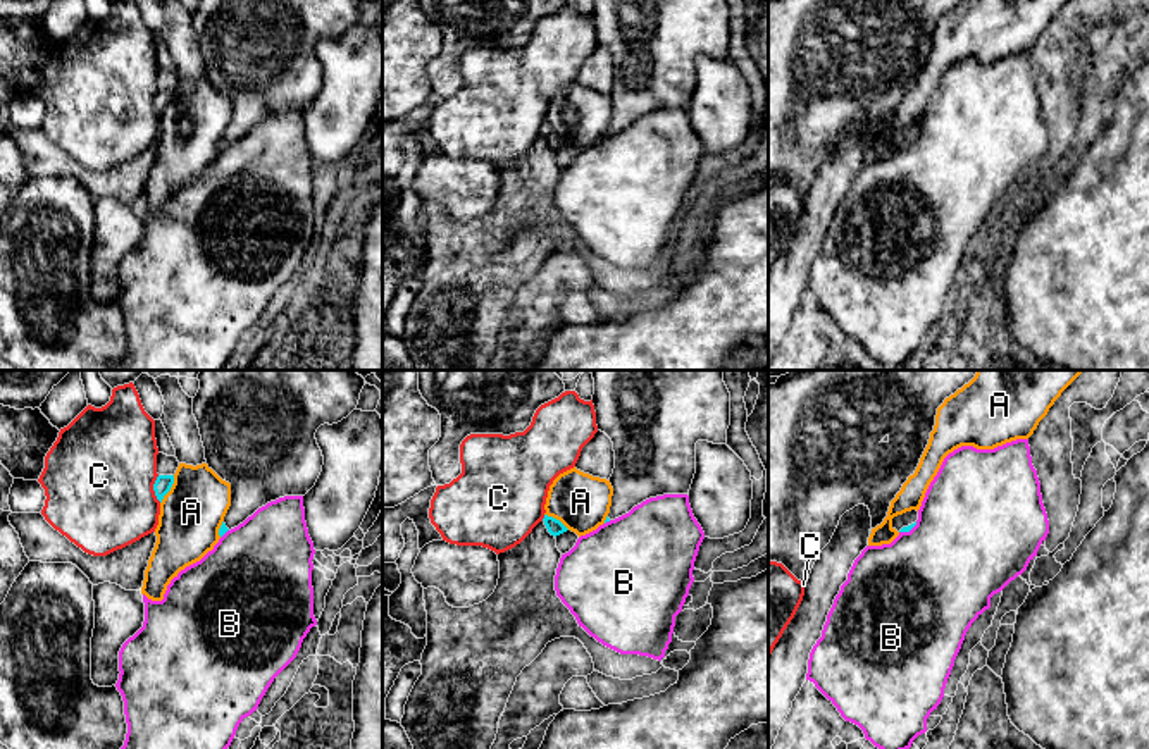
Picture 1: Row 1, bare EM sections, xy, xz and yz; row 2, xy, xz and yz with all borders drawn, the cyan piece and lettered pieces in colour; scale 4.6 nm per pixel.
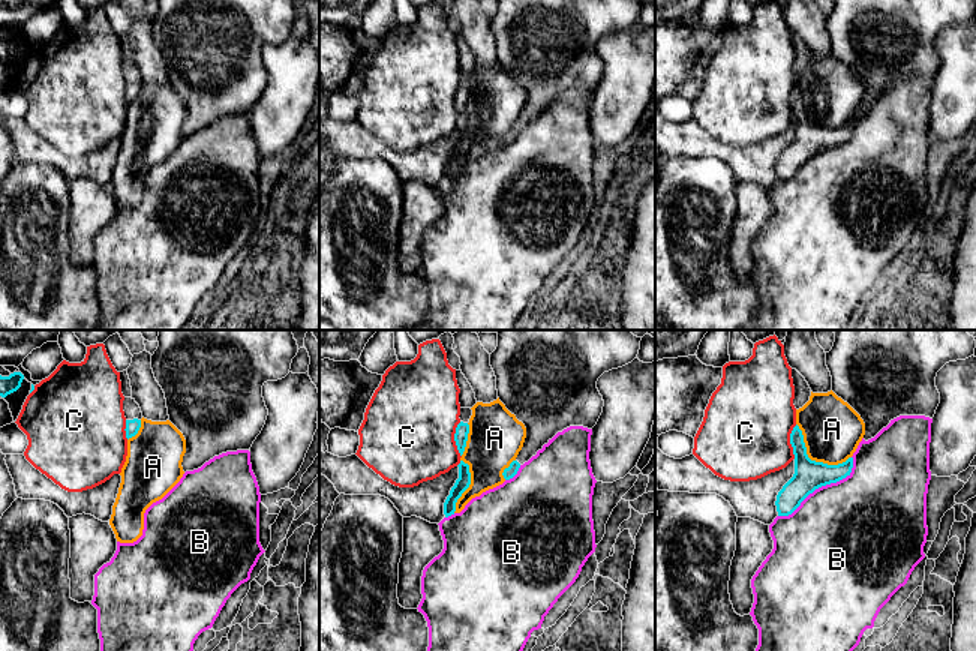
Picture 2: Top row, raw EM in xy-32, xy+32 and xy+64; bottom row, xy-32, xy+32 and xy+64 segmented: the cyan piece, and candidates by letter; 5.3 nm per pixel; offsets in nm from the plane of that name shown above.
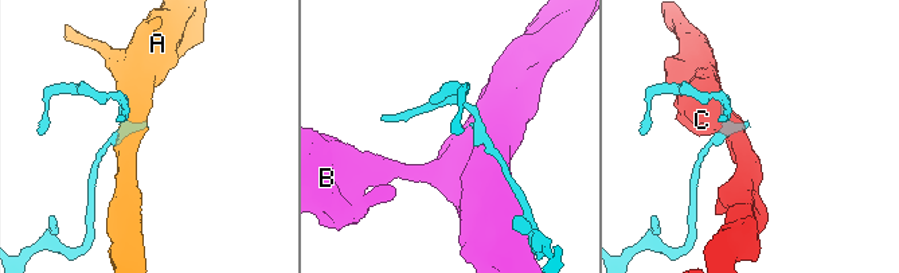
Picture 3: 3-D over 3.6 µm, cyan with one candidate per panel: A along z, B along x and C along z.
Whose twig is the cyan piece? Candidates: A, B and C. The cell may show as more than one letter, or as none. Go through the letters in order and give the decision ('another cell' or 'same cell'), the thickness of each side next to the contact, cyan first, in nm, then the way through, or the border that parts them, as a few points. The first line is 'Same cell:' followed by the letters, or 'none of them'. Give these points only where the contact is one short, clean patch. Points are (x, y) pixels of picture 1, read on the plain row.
Same cell: none of them
A: another cell; 80 nm thick on the cyan side, 300 nm on the other
B: another cell; 30 nm thick on the cyan side, 500 nm on the other
C: another cell; 80 nm thick on the cyan side, 500 nm on the other

